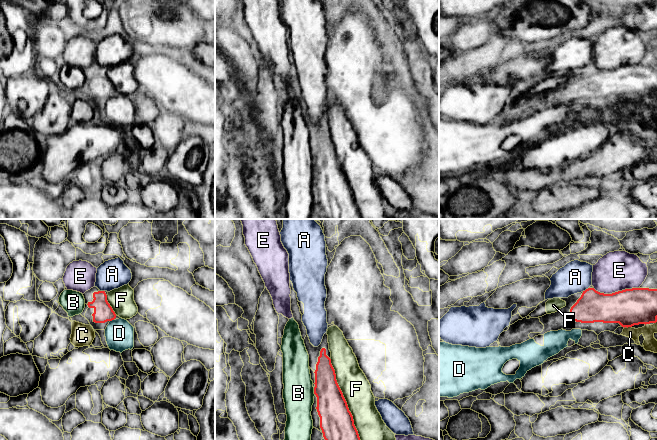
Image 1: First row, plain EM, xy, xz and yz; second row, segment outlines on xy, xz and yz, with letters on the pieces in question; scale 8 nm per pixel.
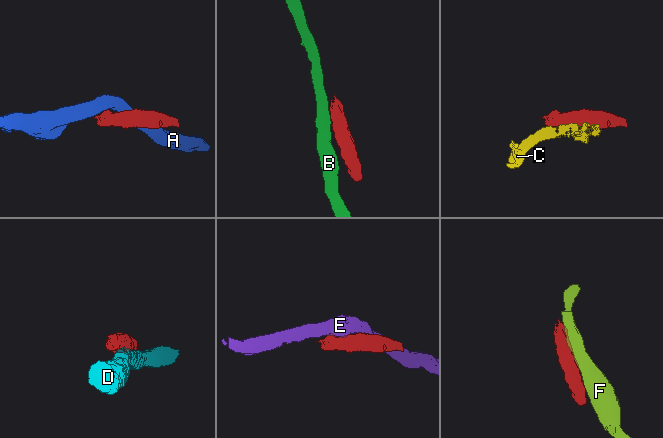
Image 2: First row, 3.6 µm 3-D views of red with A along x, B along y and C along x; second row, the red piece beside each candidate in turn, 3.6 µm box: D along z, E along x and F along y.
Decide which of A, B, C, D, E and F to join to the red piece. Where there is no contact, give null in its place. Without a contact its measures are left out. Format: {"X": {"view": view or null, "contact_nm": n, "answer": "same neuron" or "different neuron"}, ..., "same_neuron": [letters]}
{"A": {"view": "yz", "contact_nm": 70, "answer": "different neuron"}, "B": {"view": "xz", "contact_nm": 70, "answer": "different neuron"}, "C": {"view": "yz", "contact_nm": 40, "answer": "different neuron"}, "D": {"view": "xy", "contact_nm": 40, "answer": "different neuron"}, "E": {"view": "yz", "contact_nm": 360, "answer": "different neuron"}, "F": {"view": "xz", "contact_nm": 700, "answer": "different neuron"}, "same_neuron": []}

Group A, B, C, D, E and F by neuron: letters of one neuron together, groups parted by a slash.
A / B / C / D / E / F

